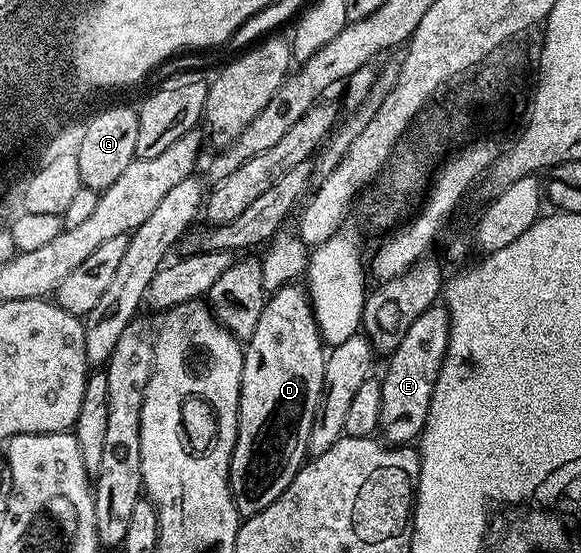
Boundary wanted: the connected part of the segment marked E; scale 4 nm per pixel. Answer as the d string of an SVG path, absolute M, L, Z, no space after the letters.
M439 302L431 305L425 315L425 322L427 322L427 350L400 348L392 352L386 361L388 364L383 372L383 380L381 379L379 384L381 390L379 428L382 439L393 446L410 445L427 427L432 392L440 376L444 355L447 353L450 320L446 307Z

